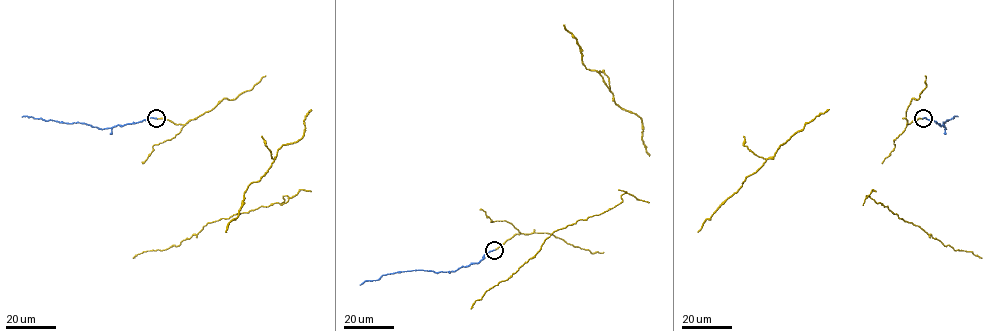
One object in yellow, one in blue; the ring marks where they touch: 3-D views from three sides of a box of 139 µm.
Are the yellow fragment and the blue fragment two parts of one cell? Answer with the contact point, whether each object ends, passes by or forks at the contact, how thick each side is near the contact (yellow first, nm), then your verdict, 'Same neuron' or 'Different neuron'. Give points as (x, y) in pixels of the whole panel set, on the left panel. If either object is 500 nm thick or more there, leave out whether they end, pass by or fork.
Place: (156, 118). At the ring yellow ends. At the ring blue ends. Thickness 260 nm (yellow) against 240 nm. Same neuron

